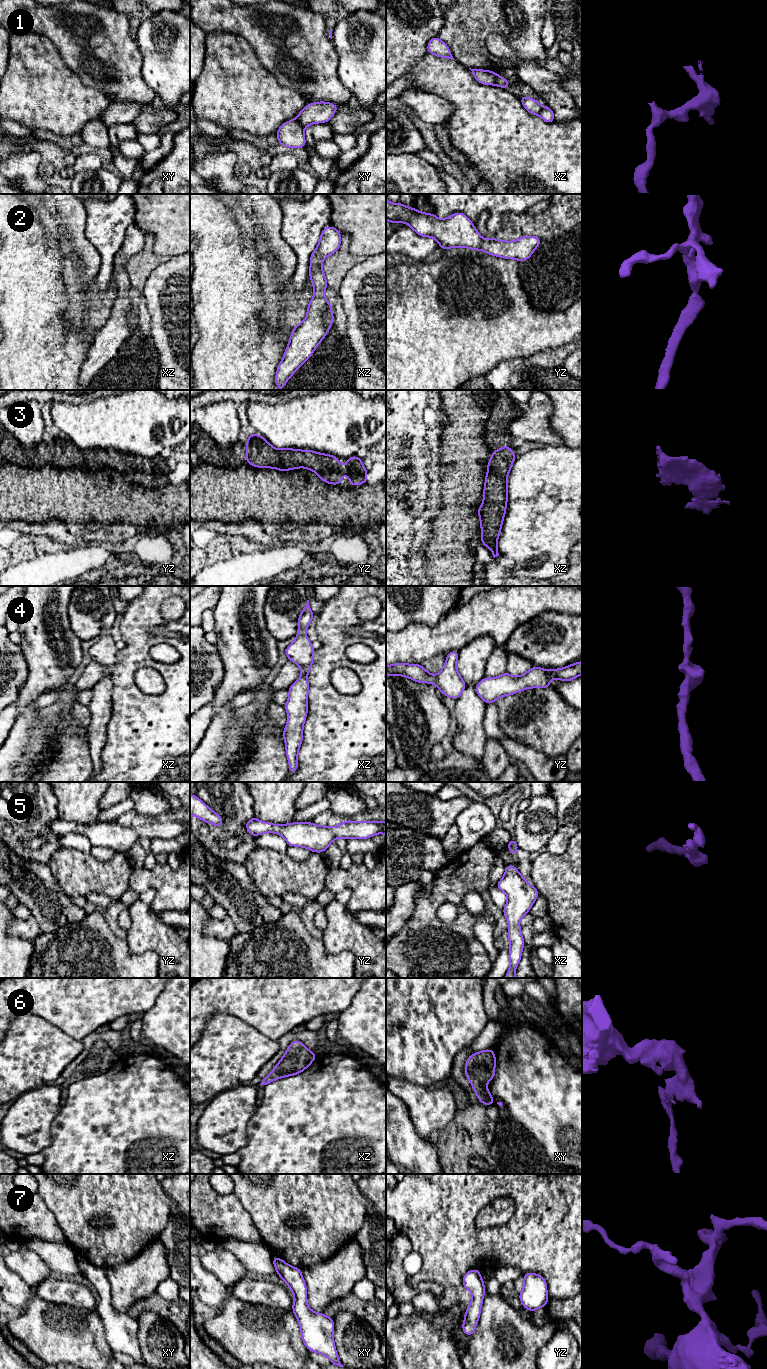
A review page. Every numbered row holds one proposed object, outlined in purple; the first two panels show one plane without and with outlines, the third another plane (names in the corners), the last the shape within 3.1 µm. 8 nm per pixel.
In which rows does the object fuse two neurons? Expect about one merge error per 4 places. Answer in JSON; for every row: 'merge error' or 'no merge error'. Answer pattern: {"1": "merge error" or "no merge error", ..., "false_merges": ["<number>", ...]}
{"1": "merge error", "2": "no merge error", "3": "no merge error", "4": "no merge error", "5": "no merge error", "6": "no merge error", "7": "no merge error", "false_merges": ["1"]}

